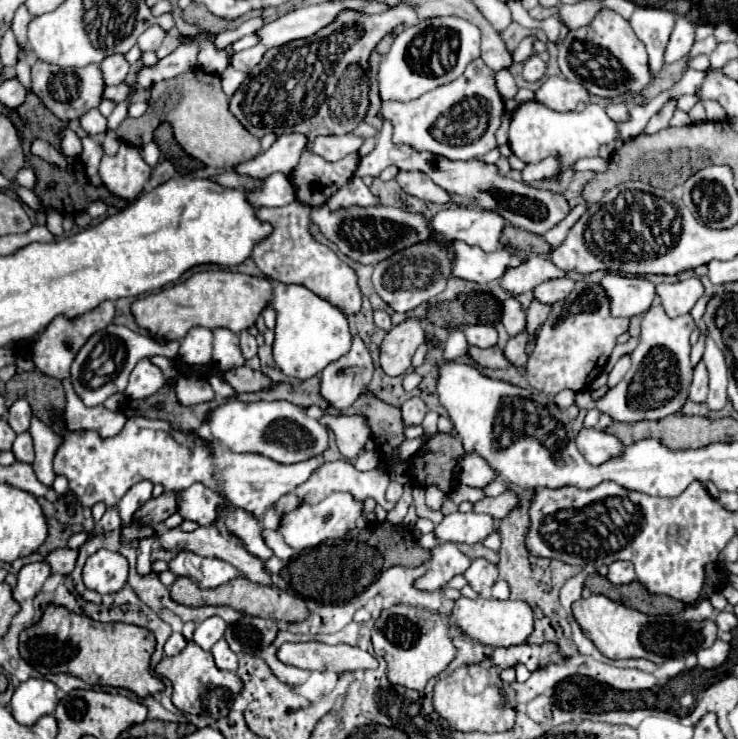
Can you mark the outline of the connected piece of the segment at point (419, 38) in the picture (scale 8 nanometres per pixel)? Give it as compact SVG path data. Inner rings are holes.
M432 17L432 19L424 19L414 27L406 27L400 35L394 37L394 43L390 45L390 51L386 55L380 57L380 65L378 65L378 89L380 89L380 99L382 101L412 101L416 97L420 97L422 93L446 85L454 79L458 79L466 65L472 59L480 57L480 29L474 27L472 23L460 19L460 17Z

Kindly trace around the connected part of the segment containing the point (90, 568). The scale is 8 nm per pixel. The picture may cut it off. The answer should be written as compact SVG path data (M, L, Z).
M98 549L88 557L82 569L84 585L98 593L114 593L126 585L128 579L128 561L120 553Z

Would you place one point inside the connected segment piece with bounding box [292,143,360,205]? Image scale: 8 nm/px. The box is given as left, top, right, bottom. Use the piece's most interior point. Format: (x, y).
(315, 179)

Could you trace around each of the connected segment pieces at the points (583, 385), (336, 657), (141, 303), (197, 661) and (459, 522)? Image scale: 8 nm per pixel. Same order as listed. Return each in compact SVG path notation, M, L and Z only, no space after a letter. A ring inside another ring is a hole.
M578 281L574 291L552 305L546 323L540 327L536 347L526 363L526 379L532 389L556 395L562 389L586 391L592 381L602 373L618 335L628 331L630 319L614 317L610 313L610 299L602 285Z
M318 641L284 643L278 649L276 657L286 665L310 671L344 673L344 671L358 671L358 669L364 671L378 667L378 661L368 651L350 645L326 645Z
M216 269L216 271L198 271L190 279L186 279L184 283L176 283L172 287L162 289L160 293L140 297L132 303L130 309L132 309L134 321L138 327L150 331L154 337L162 337L162 339L172 341L172 339L182 339L186 335L186 331L190 331L190 327L206 327L210 331L224 327L234 333L250 329L256 323L256 317L262 313L262 309L270 303L270 299L272 299L272 285L268 279L252 277L252 275L244 275L244 273L234 273L234 271L226 271L226 269Z
M188 643L178 655L164 657L156 665L156 673L162 677L168 677L174 687L172 703L186 713L194 715L206 715L212 719L222 719L228 715L236 695L242 691L242 681L232 671L222 671L216 667L212 653L200 649L196 643Z
M452 513L442 519L434 527L434 535L438 541L454 541L454 543L480 543L484 541L492 531L496 531L494 519L490 515L478 515L478 513Z

